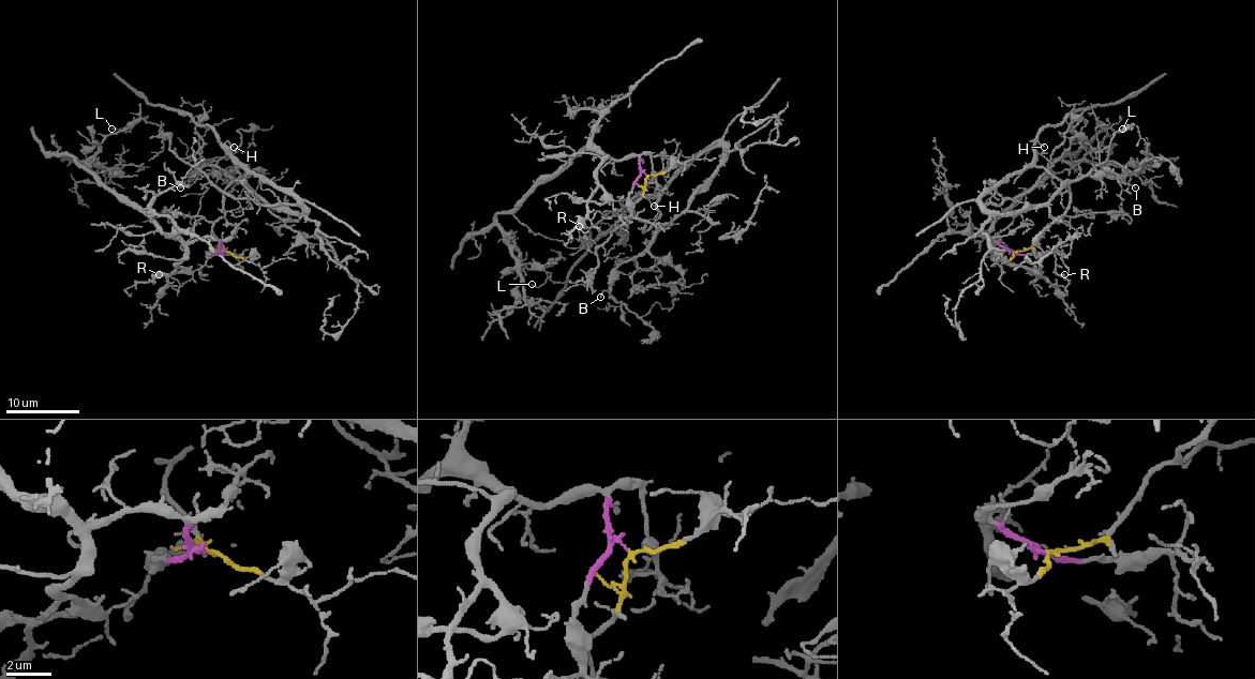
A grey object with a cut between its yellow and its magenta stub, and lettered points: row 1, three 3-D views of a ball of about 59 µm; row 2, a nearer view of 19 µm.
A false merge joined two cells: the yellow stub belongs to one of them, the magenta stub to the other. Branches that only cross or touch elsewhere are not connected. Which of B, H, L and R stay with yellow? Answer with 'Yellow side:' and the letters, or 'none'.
Yellow side: B, H

